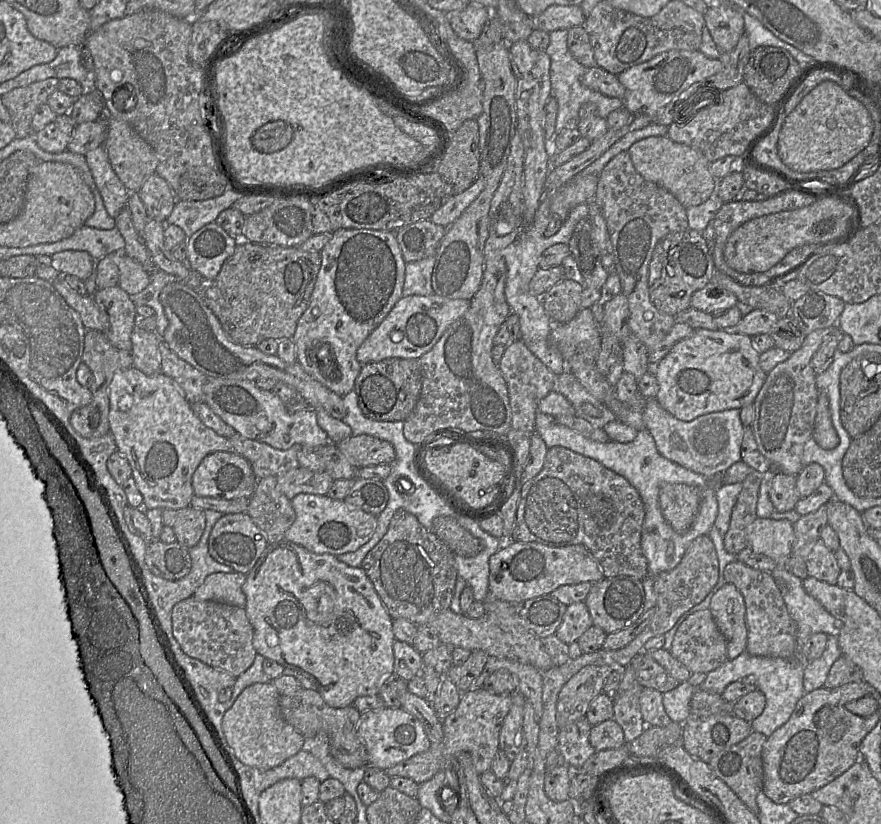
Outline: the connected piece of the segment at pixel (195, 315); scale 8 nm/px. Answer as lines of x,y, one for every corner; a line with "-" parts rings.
177,280
168,283
161,290
159,299
168,319
168,326
161,338
162,342
208,378
248,381
273,379
276,382
283,382
295,388
310,408
323,409
336,419
344,419
346,409
342,397
313,379
297,362
286,363
276,354
267,355
257,347
242,346
231,341
218,318
206,304
200,290

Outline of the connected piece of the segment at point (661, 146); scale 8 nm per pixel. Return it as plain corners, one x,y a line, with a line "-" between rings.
667,136
644,138
634,143
628,152
636,171
645,180
670,192
685,208
698,206
708,200
716,187
716,179
709,172
711,162
704,154

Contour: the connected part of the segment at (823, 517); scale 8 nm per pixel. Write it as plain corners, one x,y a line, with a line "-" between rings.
821,506
815,512
803,515
792,524
794,540
784,568
795,576
805,579
808,576
806,560
815,542
820,538
820,530
828,524
827,507

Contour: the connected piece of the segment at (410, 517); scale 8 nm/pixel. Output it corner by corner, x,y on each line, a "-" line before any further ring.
404,509
395,512
386,534
368,552
361,568
371,580
391,618
403,618
417,626
428,624
435,615
449,609
458,577
454,553
436,535
428,531
415,515

